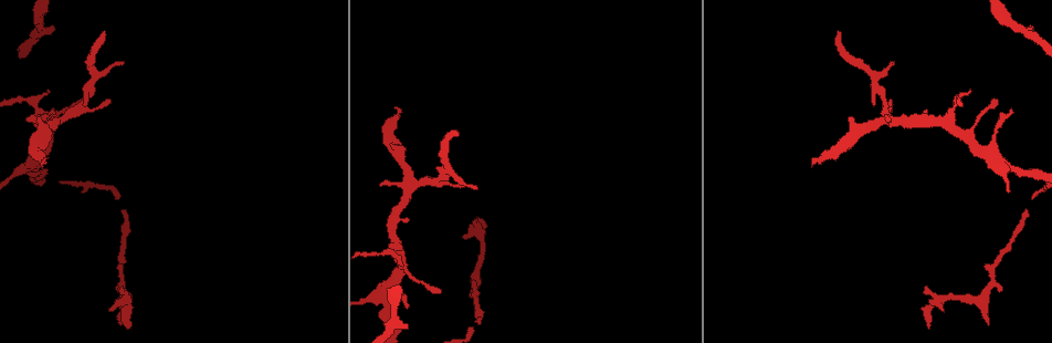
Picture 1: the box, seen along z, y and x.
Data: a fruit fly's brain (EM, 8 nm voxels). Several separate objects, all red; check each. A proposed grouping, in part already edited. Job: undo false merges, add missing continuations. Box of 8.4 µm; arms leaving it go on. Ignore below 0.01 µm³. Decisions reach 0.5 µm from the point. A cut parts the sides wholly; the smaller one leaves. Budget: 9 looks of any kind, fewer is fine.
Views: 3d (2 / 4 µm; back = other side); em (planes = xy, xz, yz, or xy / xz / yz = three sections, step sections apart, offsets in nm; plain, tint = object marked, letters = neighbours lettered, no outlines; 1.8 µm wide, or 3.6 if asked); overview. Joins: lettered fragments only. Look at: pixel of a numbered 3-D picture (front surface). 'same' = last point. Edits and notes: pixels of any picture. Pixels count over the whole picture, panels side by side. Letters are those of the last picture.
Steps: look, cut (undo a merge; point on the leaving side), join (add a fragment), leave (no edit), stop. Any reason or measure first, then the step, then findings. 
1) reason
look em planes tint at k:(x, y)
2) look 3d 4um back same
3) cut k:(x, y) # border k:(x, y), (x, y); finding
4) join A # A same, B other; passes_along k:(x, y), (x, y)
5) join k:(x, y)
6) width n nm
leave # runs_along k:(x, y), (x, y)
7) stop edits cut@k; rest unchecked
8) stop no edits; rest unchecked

calibre changes
look em planes letters at 1:(995, 160)

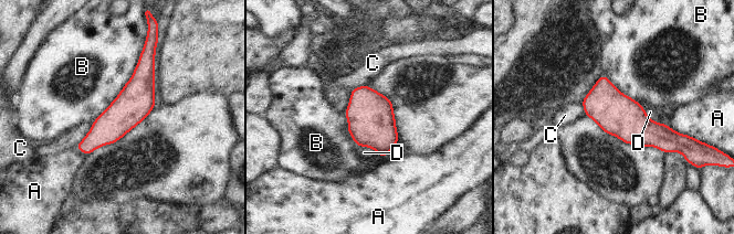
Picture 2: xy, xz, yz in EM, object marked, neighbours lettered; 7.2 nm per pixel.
leave # A other, B other, C other, D other; border 2:(145, 43), (133, 76), (93, 121); continuous, no second neuron

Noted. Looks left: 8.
thin end
look em planes letters at 1:(121, 323)

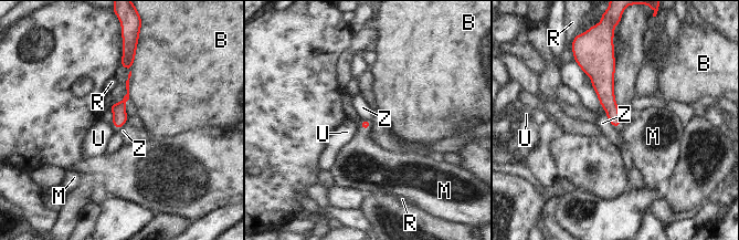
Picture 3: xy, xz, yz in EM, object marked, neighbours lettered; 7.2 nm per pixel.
longest_contact B 200 nm
join M # B other, M same, R other, U other, Z other; passes_along 3:(363, 124), (366, 128), (362, 163); the neuron continues

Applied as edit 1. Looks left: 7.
look overview

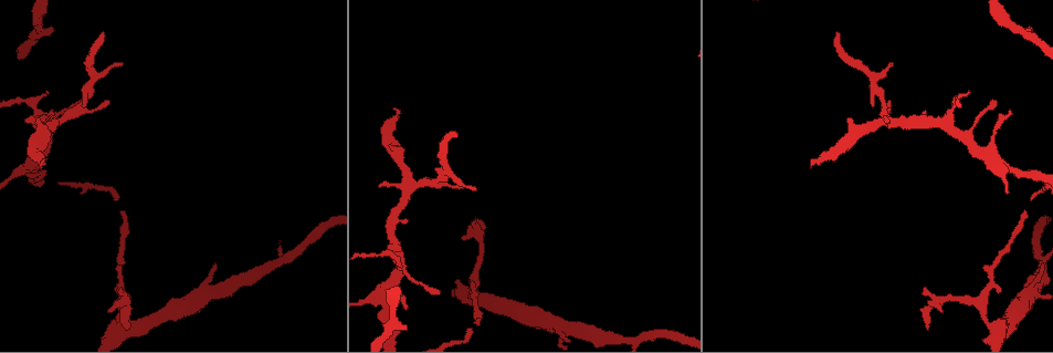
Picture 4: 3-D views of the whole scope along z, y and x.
free end
look 3d 4um at 4:(41, 164)

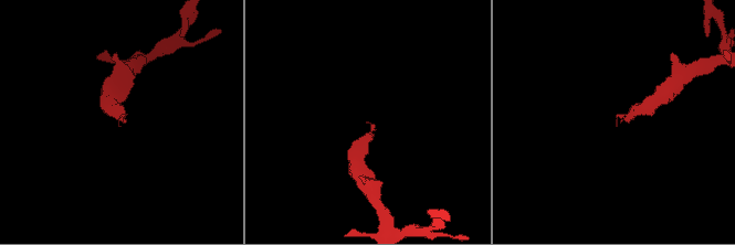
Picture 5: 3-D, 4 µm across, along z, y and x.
look em planes letters at 5:(368, 121)

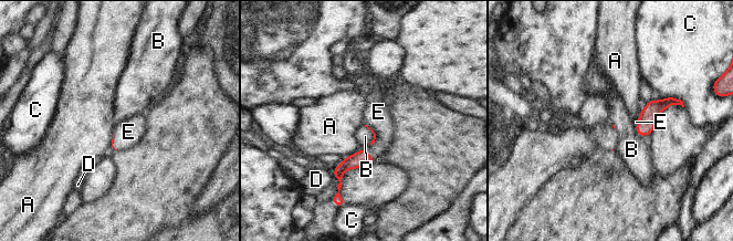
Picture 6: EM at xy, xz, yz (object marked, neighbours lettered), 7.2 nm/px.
join E # A other, B other, C other, D other, E same; passes_along 6:(360, 159), (367, 154), (383, 124); the neuron continues

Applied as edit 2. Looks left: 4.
look overview

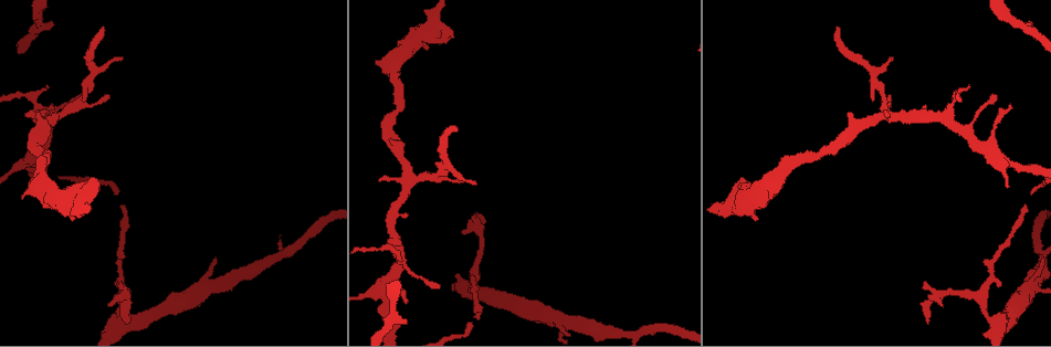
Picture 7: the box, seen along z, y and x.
free end
look em yz step 16 letters at 7:(457, 129)

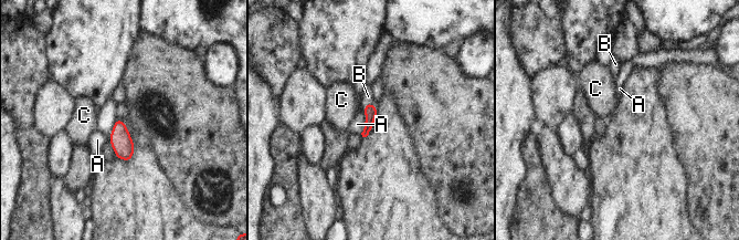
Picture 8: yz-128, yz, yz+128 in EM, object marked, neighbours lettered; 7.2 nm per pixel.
look em planes letters same

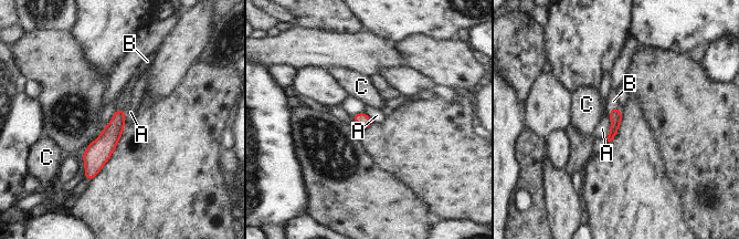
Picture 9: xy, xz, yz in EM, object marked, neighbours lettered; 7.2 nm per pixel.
join B # A other, B same, C other; passes_along 9:(103, 146), (114, 114), (123, 100); it goes on there

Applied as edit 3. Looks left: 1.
stop edits join@3, join@6, join@9; rest unchecked

